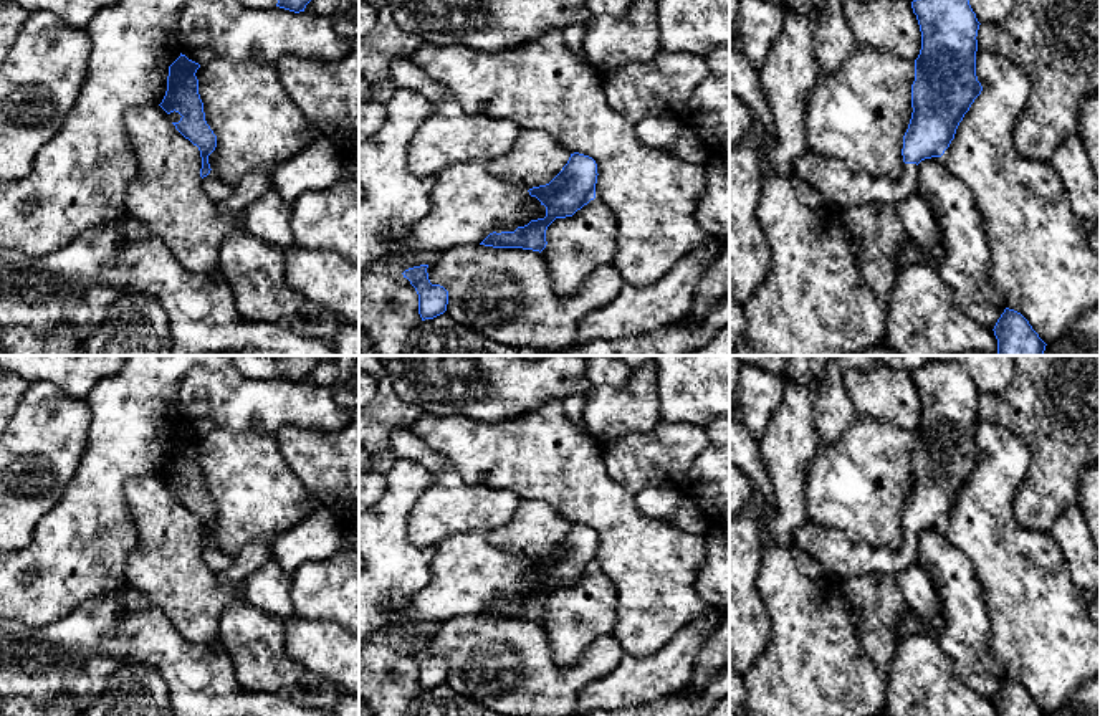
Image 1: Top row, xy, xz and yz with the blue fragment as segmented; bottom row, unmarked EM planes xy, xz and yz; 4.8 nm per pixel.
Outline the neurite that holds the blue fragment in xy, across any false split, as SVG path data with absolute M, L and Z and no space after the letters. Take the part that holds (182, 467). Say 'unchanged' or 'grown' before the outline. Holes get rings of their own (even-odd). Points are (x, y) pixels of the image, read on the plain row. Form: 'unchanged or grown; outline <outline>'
grown; outline M180 427L169 437L167 461L159 475L167 484L179 483L179 493L172 493L175 499L198 518L202 527L202 557L205 564L218 575L225 572L233 557L223 552L208 534L208 526L217 518L217 506L205 491L203 473L198 465L198 450L195 446L198 433Z

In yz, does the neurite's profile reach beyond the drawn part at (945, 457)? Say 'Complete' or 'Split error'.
Split error

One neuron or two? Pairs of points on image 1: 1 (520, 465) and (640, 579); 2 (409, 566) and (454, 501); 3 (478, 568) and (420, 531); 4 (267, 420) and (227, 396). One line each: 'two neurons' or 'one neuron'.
1: one neuron
2: two neurons
3: two neurons
4: one neuron

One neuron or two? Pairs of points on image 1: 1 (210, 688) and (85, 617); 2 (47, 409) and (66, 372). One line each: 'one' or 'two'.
1: one
2: two

